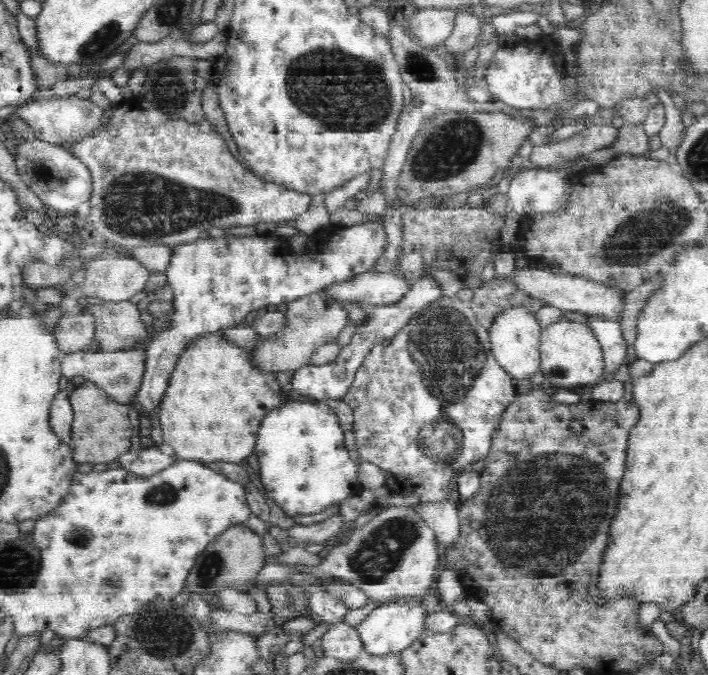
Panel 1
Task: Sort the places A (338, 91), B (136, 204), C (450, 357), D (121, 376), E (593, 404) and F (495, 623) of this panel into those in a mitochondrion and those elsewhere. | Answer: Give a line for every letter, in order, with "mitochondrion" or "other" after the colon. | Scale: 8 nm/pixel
A: mitochondrion
B: mitochondrion
C: mitochondrion
D: mitochondrion
E: other
F: other

